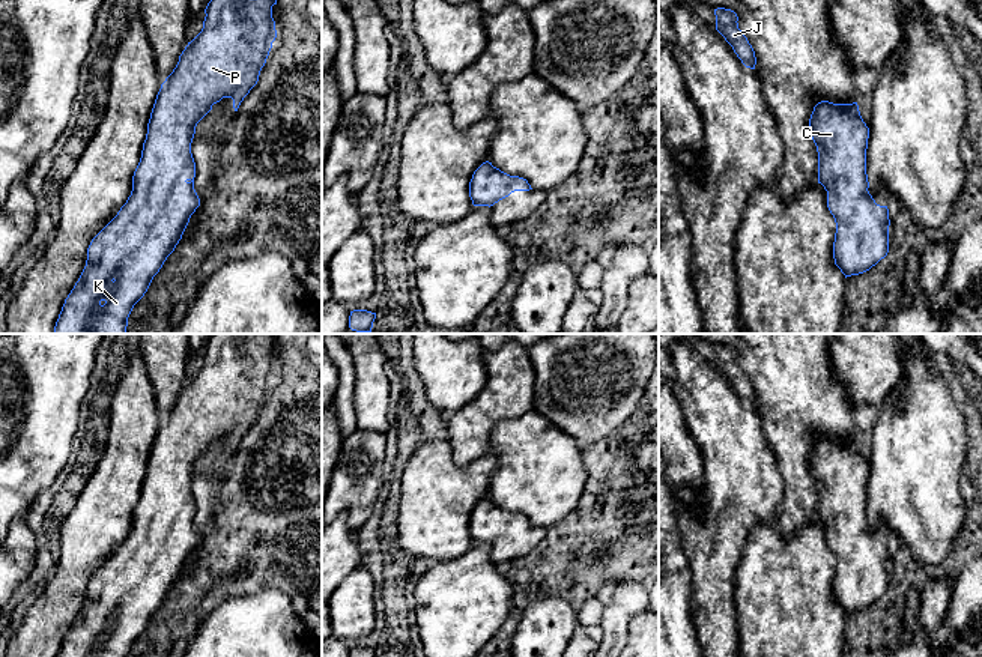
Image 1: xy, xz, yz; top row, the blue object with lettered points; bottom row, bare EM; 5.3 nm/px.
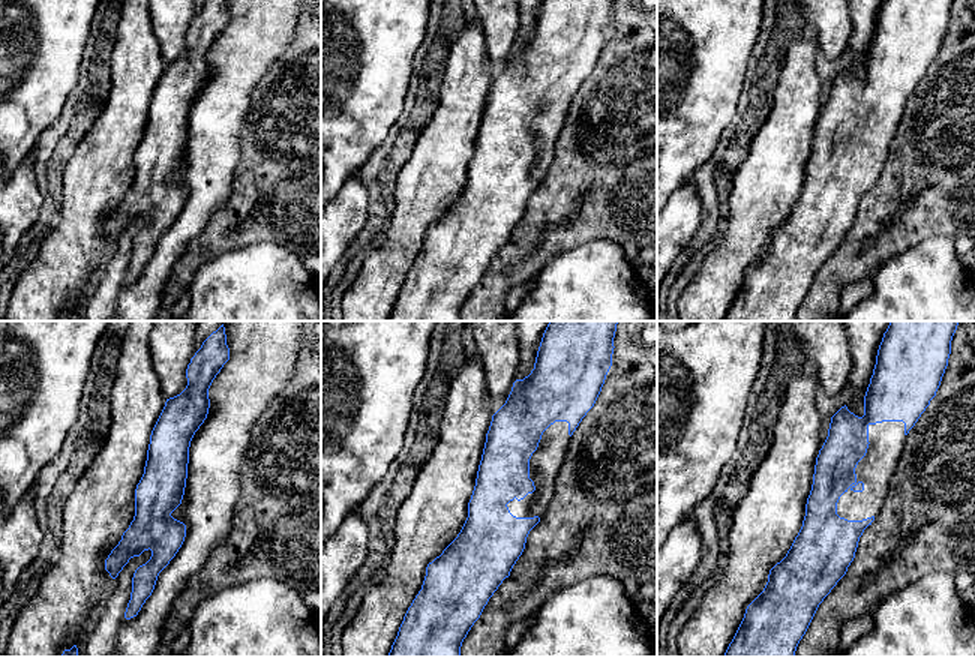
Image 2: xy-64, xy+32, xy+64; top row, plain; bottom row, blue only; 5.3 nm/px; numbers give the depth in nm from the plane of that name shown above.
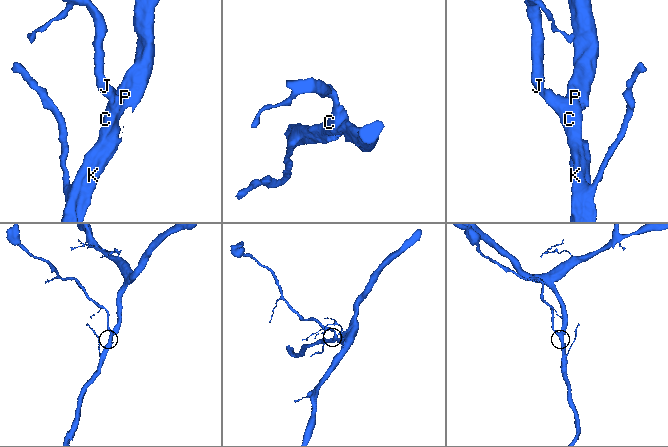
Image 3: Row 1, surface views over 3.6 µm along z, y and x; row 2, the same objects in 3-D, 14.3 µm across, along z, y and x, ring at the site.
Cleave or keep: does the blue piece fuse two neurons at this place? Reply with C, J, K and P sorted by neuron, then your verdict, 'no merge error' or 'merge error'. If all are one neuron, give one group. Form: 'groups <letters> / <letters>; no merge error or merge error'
groups C J K P; no merge error

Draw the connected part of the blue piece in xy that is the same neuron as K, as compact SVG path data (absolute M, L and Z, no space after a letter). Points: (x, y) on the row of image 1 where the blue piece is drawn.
M211 0L208 3L202 32L188 42L156 95L141 158L132 176L131 195L117 215L92 239L86 266L65 299L53 334L126 334L134 305L144 296L153 277L182 239L191 215L200 206L194 189L195 162L191 153L195 126L223 98L232 98L233 108L238 111L244 98L257 84L277 38L274 5L277 0Z

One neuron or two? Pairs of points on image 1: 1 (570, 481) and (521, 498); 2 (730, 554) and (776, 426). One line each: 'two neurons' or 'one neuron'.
1: one neuron
2: two neurons

